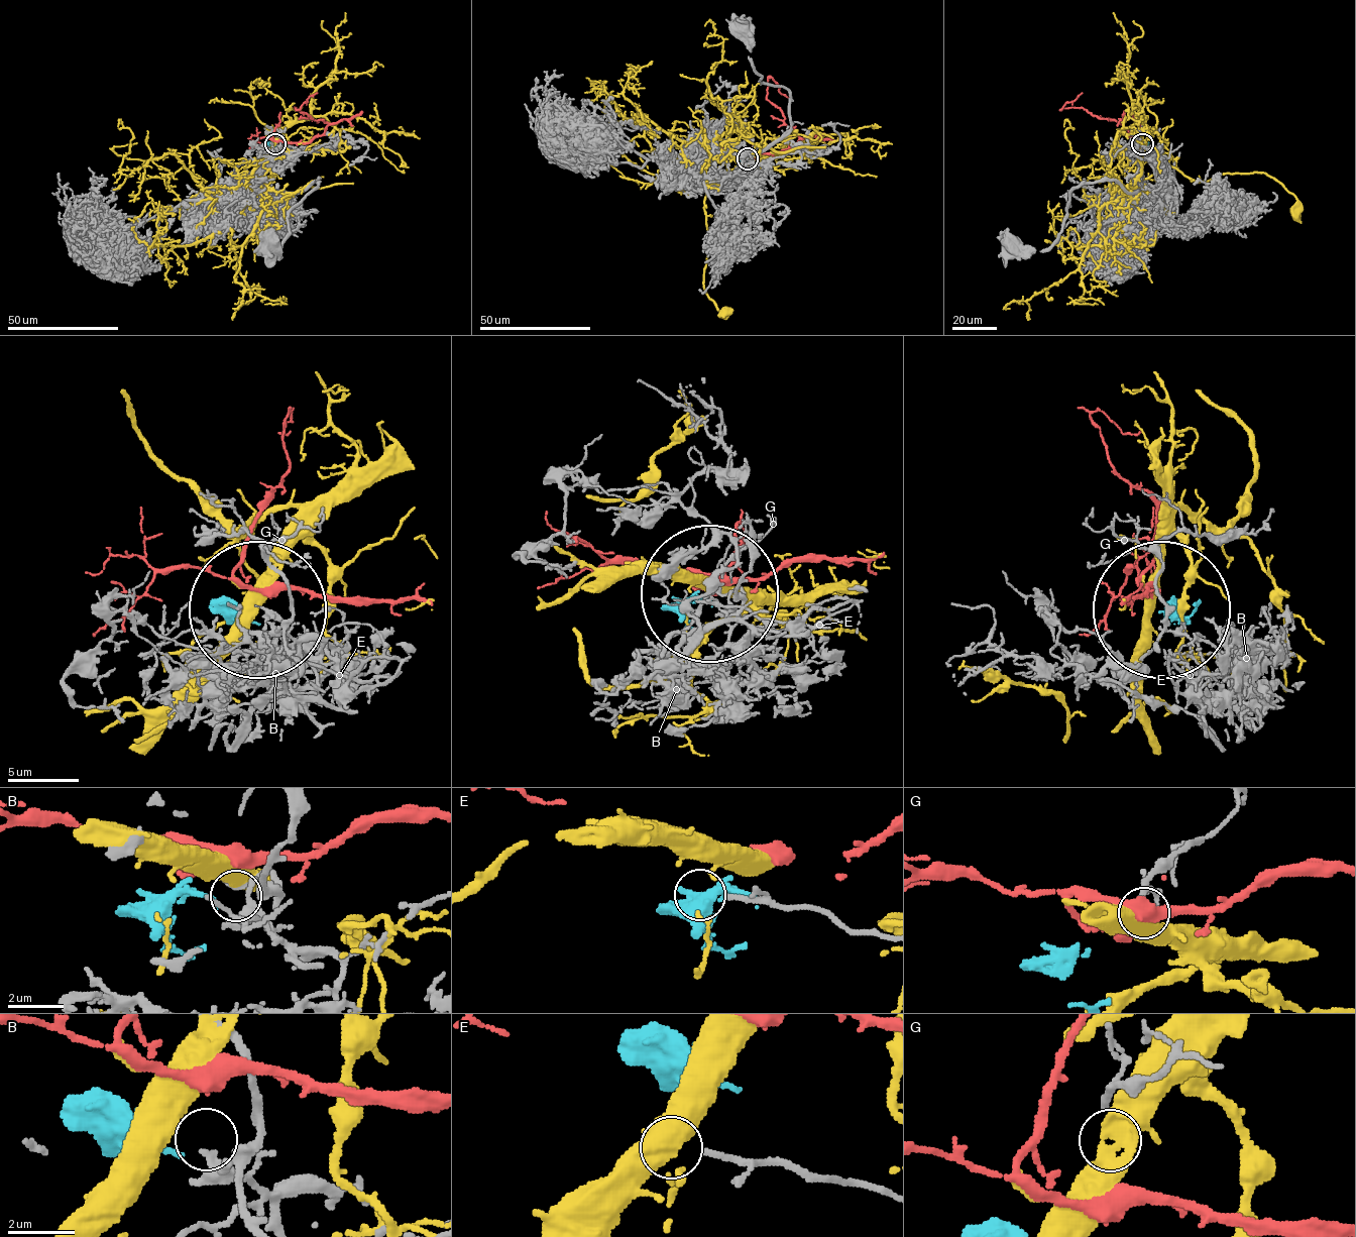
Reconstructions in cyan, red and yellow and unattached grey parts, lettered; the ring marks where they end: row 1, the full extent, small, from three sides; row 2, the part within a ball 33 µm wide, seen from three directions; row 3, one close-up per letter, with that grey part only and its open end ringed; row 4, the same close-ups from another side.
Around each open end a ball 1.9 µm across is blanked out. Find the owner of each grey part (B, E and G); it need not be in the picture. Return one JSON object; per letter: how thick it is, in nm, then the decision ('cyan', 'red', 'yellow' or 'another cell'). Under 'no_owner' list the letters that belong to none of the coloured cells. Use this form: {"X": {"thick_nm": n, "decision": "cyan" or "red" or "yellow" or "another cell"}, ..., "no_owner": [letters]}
{"B": {"thick_nm": 240, "decision": "cyan"}, "E": {"thick_nm": 170, "decision": "another cell"}, "G": {"thick_nm": 150, "decision": "yellow"}, "no_owner": ["E"]}

